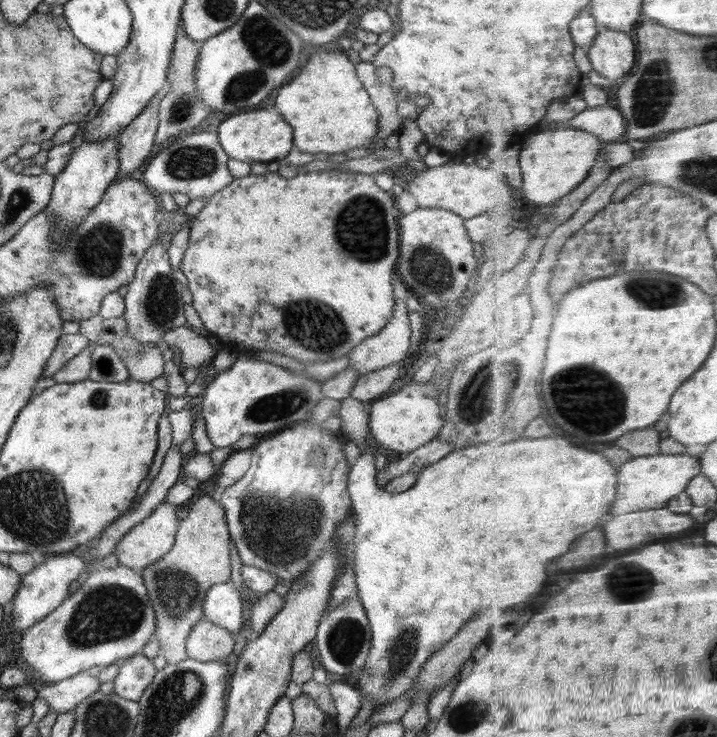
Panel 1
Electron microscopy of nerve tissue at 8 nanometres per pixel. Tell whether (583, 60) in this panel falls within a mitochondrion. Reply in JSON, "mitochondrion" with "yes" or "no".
{"mitochondrion":"no"}

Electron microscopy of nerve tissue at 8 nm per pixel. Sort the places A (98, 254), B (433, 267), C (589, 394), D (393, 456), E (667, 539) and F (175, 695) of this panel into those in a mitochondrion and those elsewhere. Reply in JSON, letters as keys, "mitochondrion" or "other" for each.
{"A":"mitochondrion","B":"mitochondrion","C":"mitochondrion","D":"other","E":"other","F":"mitochondrion"}

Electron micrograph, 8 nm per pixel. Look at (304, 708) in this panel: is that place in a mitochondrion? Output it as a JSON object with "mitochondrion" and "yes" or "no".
{"mitochondrion":"no"}

